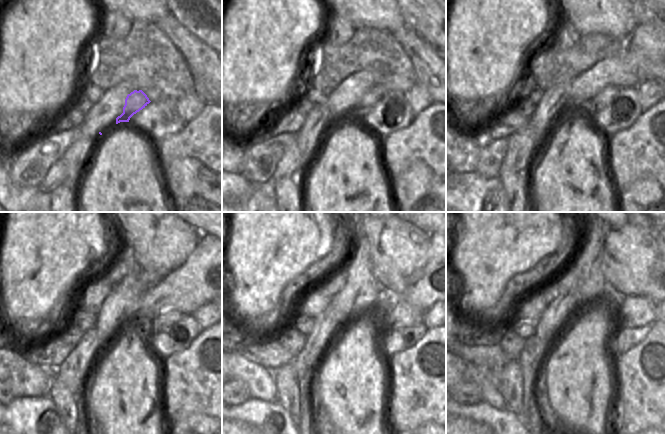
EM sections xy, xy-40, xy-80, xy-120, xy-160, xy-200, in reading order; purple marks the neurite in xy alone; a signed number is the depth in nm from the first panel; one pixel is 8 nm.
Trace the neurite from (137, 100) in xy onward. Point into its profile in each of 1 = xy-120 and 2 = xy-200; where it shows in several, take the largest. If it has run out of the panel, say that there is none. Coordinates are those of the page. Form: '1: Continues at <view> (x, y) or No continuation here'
1: Continues at xy-120 (157, 323)
2: Continues at xy-200 (632, 311)

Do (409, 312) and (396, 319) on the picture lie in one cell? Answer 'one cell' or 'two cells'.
one cell

